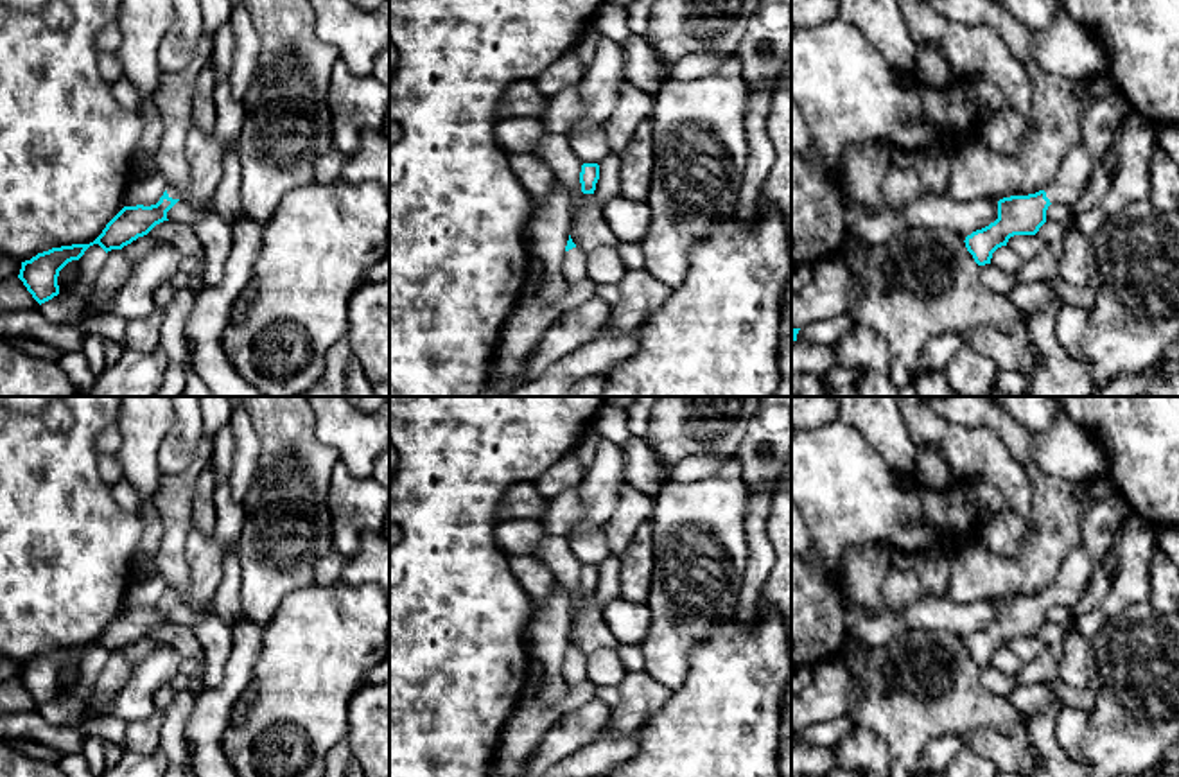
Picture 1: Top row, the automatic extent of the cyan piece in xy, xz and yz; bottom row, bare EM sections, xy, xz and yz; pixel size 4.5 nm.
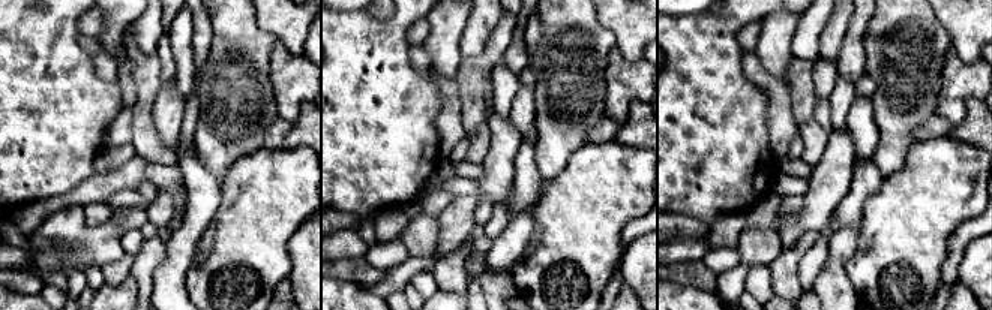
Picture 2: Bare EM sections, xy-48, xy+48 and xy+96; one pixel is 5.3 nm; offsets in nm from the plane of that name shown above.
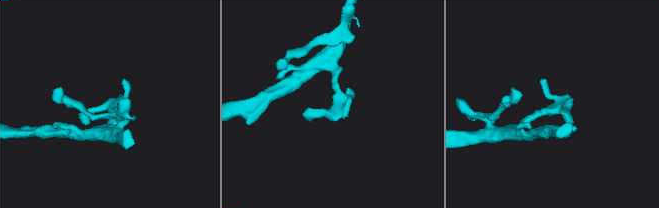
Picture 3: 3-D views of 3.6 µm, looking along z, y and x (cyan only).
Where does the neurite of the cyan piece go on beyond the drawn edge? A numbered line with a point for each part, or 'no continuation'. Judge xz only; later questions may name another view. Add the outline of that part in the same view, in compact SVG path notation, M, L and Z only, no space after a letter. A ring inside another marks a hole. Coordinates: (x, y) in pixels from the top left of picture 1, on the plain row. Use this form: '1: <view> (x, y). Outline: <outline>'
1: xz (575, 664). Outline: M572 650L565 653L563 668L562 668L563 678L567 685L578 685L587 680L587 655L580 650Z

